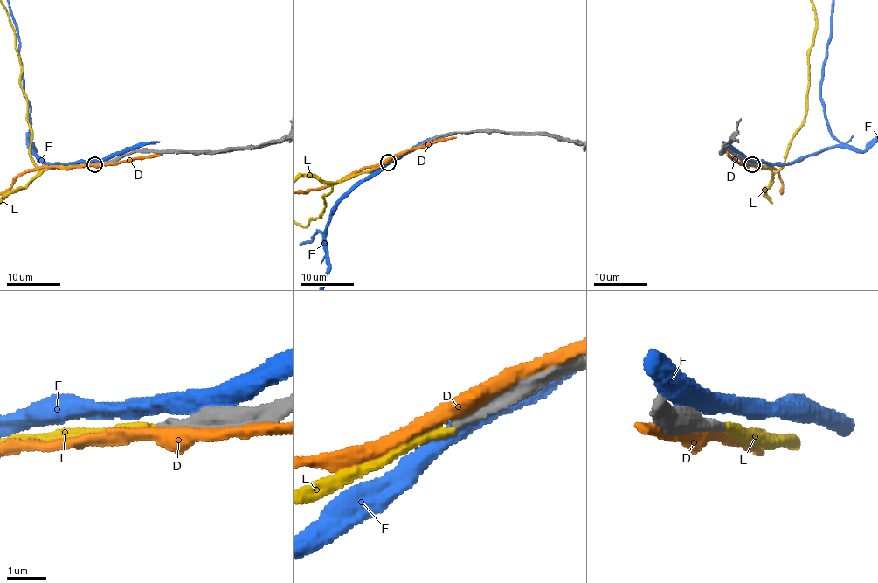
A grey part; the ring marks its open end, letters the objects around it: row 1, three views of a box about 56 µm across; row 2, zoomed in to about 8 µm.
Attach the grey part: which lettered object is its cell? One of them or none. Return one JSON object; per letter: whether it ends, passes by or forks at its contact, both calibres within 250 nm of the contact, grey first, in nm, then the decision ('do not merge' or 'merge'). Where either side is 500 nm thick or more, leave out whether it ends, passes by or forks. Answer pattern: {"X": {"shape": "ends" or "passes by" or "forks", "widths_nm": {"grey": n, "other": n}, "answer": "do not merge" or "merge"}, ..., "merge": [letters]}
{"D": {"shape": "passes by", "widths_nm": {"grey": 480, "other": 340}, "answer": "do not merge"}, "F": {"shape": "passes by", "widths_nm": {"grey": 440, "other": 480}, "answer": "do not merge"}, "L": {"shape": "ends", "widths_nm": {"grey": 320, "other": 260}, "answer": "merge"}, "merge": ["L"]}

